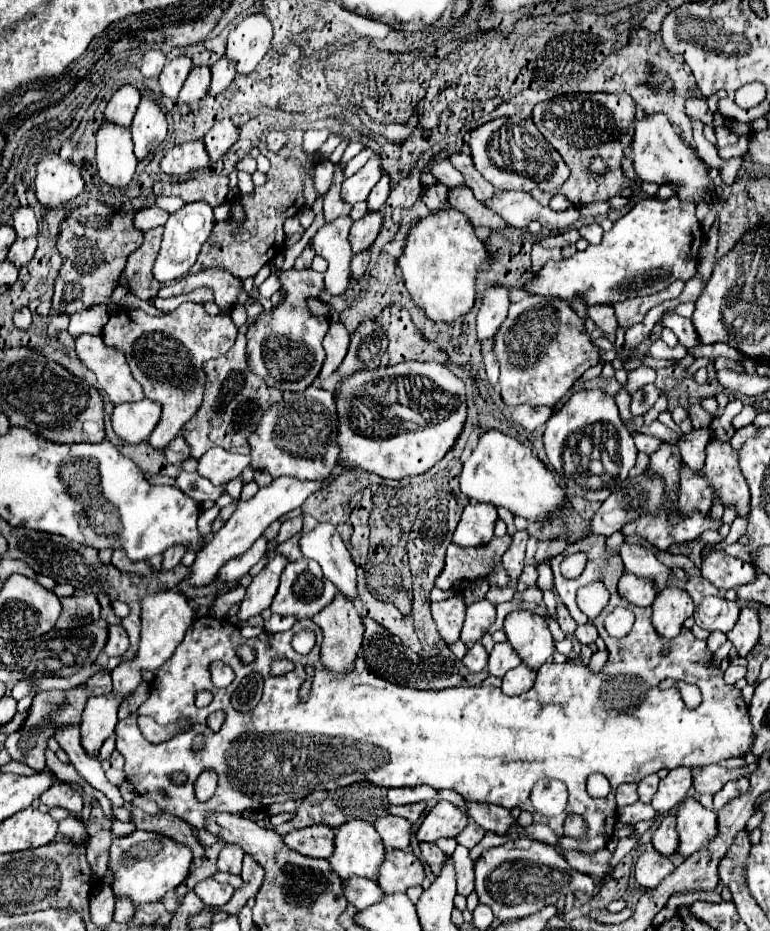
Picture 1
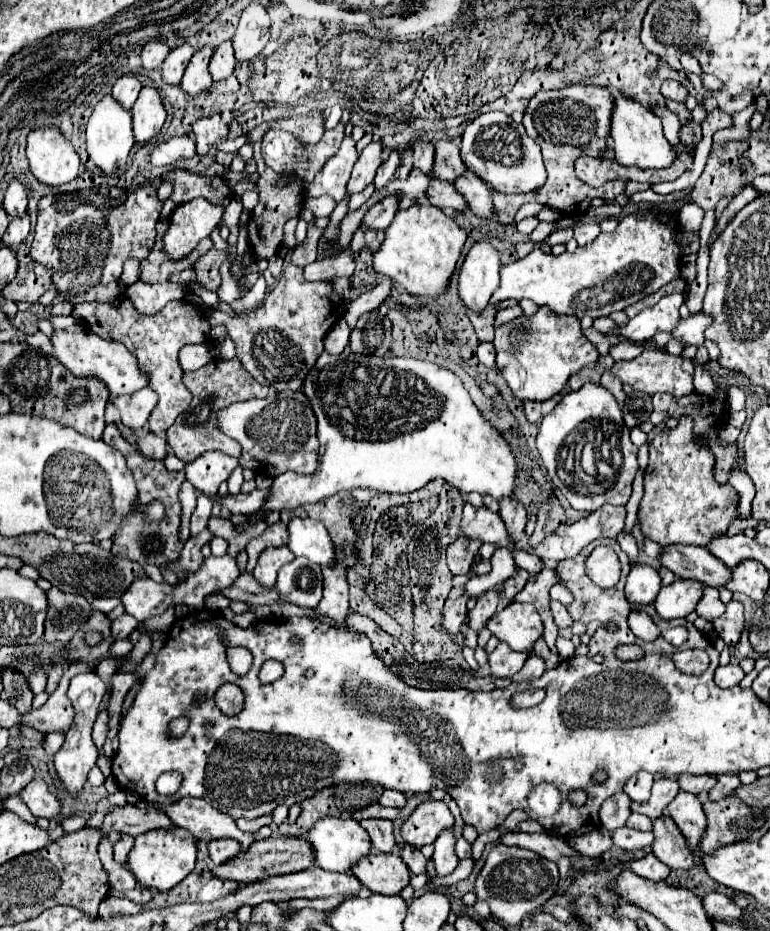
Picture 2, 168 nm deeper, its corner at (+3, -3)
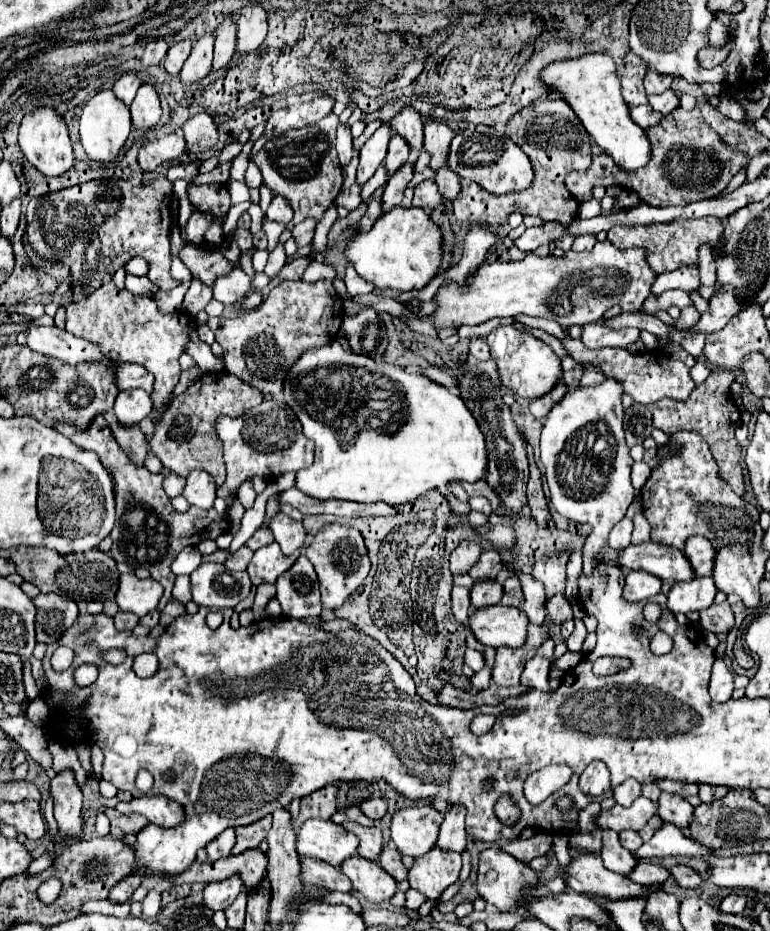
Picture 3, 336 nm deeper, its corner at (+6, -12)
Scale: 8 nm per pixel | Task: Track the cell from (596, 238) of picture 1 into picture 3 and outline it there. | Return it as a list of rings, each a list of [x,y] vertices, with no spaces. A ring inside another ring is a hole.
[[[580,235],[574,239],[574,245],[572,245],[572,251],[590,251],[596,243],[596,237],[594,235]]]

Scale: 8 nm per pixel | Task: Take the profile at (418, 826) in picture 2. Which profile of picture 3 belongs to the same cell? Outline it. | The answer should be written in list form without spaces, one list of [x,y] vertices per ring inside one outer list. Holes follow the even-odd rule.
[[[430,805],[400,809],[392,817],[392,841],[402,855],[420,857],[434,847],[442,821],[444,813]]]

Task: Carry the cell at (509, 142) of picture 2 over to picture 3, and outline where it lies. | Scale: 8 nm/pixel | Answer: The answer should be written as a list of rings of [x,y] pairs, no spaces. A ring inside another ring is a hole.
[[[476,125],[458,133],[450,143],[450,169],[454,169],[462,179],[476,181],[492,195],[506,195],[512,191],[526,191],[534,181],[534,169],[528,155],[518,149],[518,145],[508,137],[500,135],[494,127]]]

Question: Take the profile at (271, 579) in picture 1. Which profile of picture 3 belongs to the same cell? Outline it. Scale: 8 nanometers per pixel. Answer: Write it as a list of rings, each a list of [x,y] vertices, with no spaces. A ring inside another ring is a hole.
[[[272,543],[266,545],[262,549],[258,549],[248,565],[248,575],[252,579],[254,585],[260,583],[274,583],[284,571],[288,571],[294,561],[298,559],[300,553],[292,553],[292,555],[284,555],[280,551],[280,545]]]

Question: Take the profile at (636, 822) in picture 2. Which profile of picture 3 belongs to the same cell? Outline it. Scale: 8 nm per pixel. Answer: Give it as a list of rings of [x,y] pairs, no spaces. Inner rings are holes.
[[[620,831],[620,843],[628,849],[628,851],[636,851],[642,845],[642,839],[636,831]]]

